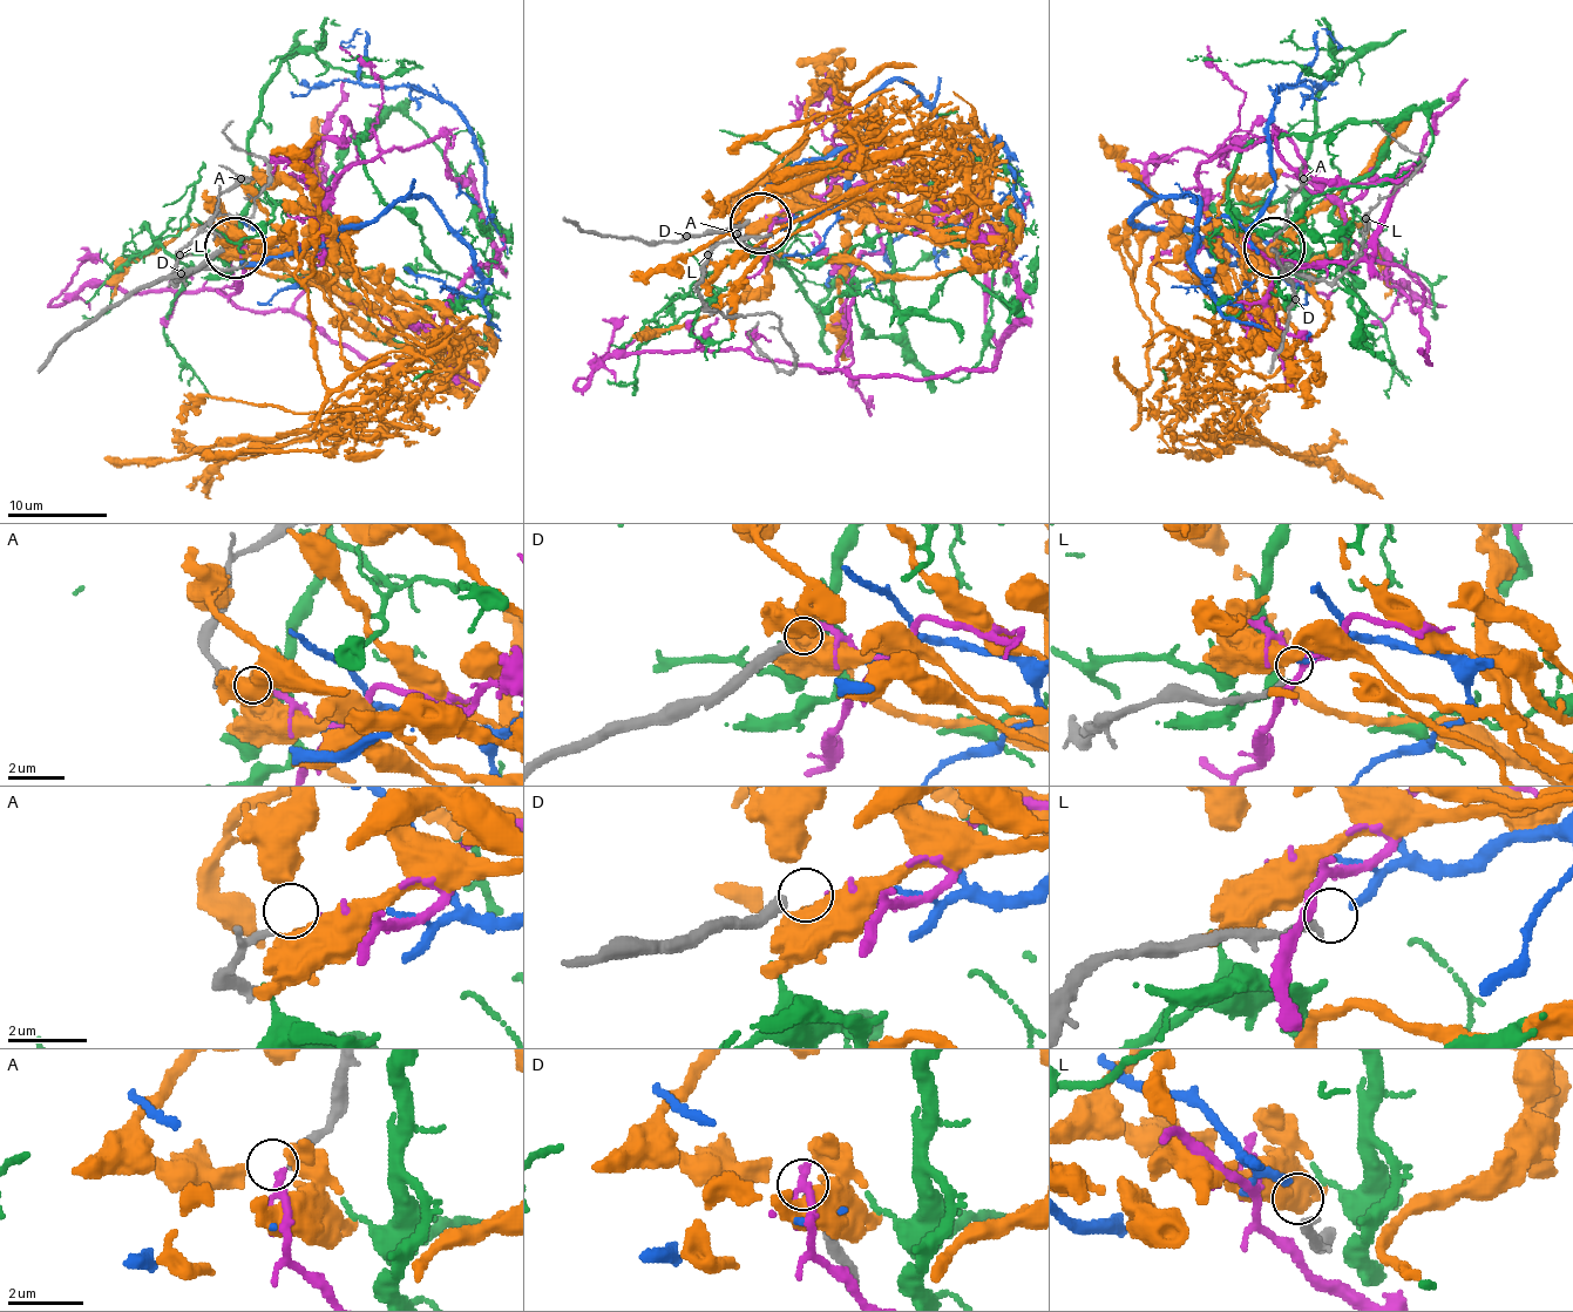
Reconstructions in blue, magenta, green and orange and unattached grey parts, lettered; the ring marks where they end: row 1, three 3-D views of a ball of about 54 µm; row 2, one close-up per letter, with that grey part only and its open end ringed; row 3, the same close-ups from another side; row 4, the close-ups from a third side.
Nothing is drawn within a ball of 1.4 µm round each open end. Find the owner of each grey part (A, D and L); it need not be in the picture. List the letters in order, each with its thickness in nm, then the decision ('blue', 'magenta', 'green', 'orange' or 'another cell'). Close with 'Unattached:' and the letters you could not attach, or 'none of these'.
A: 140 nm | magenta
D: 340 nm | another cell
L: 200 nm | blue
Unattached: D

